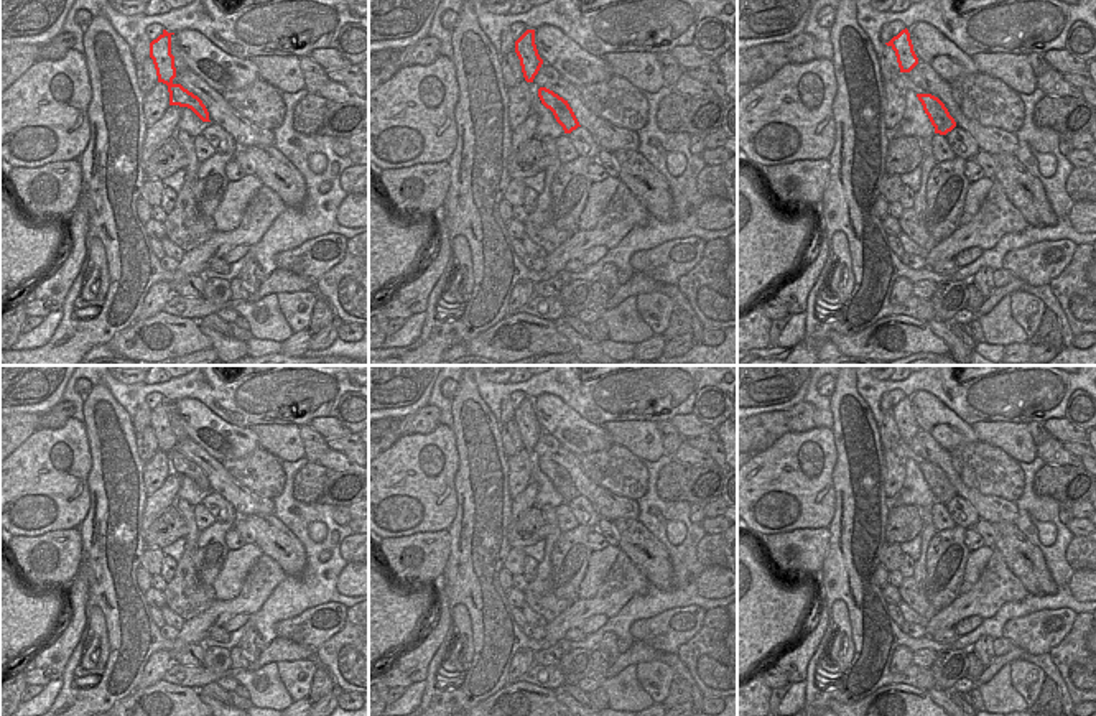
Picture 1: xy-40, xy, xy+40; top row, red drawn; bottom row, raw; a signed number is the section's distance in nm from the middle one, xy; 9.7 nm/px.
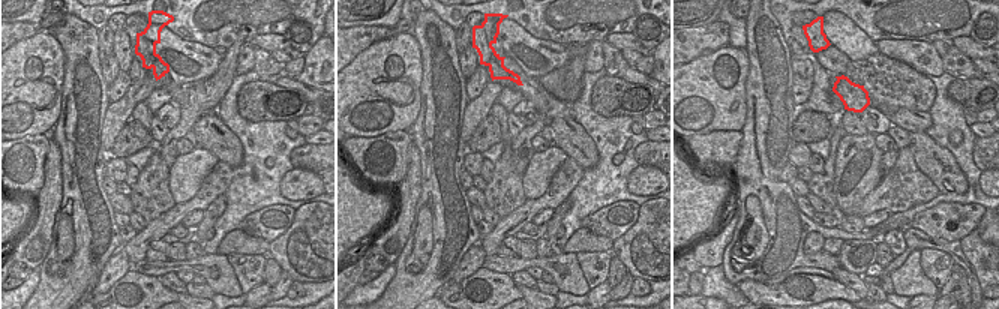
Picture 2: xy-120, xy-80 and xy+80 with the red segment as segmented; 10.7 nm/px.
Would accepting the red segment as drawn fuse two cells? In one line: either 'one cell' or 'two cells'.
two cells

